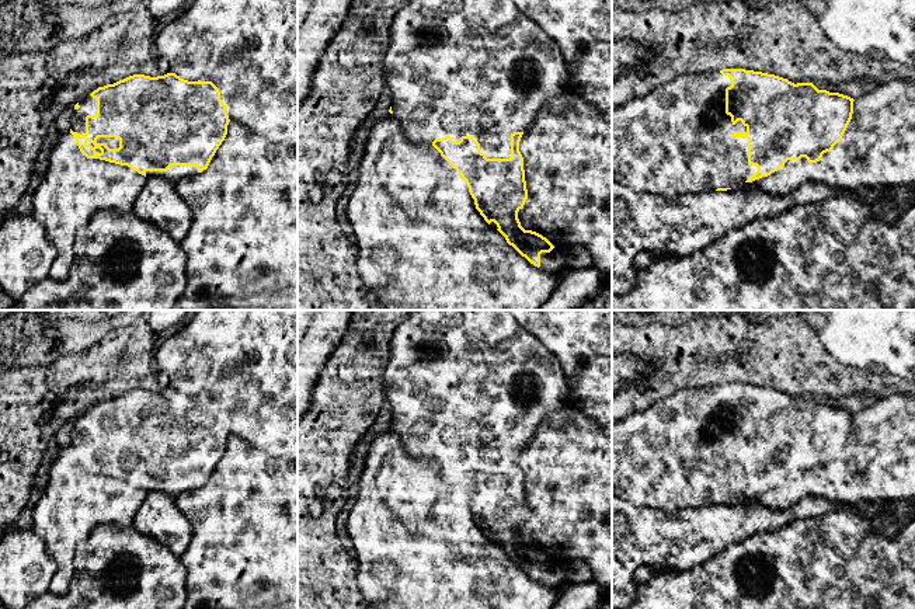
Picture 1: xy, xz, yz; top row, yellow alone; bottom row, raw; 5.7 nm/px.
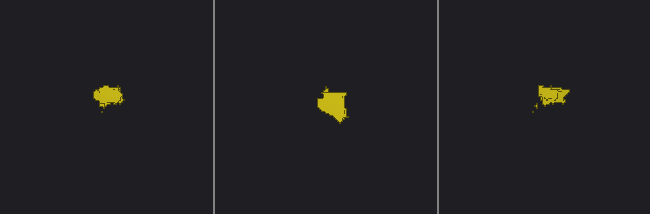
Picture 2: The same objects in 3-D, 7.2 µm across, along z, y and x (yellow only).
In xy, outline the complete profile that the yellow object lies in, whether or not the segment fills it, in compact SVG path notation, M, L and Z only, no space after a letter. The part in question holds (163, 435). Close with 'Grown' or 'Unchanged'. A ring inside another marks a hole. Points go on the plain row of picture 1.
M168 384L164 390L133 389L114 399L98 401L74 420L70 436L80 466L128 480L150 493L178 497L208 483L227 449L229 407L208 393L188 396Z. Grown

